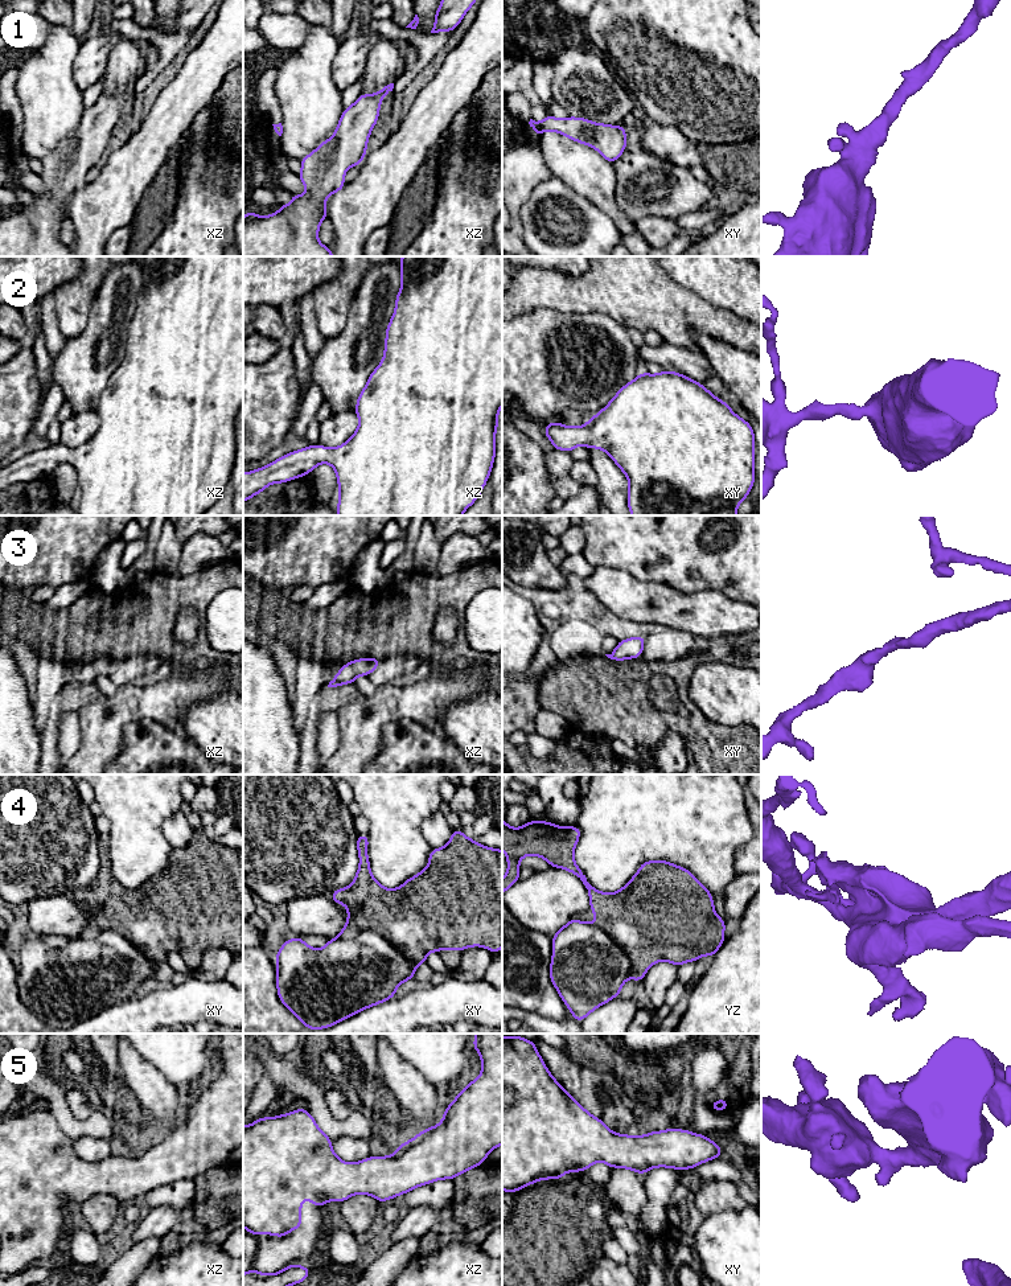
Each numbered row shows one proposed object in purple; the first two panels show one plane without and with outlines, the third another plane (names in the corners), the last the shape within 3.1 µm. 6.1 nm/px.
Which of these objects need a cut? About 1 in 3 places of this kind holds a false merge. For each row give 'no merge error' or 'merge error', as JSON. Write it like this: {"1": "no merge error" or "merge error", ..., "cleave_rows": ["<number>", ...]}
{"1": "no merge error", "2": "no merge error", "3": "no merge error", "4": "merge error", "5": "no merge error", "cleave_rows": ["4"]}

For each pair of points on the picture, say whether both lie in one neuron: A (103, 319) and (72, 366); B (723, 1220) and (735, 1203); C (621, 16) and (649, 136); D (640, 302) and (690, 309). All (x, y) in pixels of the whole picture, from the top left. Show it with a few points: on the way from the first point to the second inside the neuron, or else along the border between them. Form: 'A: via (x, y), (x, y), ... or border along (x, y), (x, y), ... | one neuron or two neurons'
A: via (101, 331), (83, 354) | one neuron
B: border along (747, 1204), (739, 1210), (720, 1210), (705, 1216) | two neurons
C: border along (653, 122), (661, 126), (674, 126), (682, 134) | two neurons
D: via (652, 302), (668, 308), (678, 308) | one neuron

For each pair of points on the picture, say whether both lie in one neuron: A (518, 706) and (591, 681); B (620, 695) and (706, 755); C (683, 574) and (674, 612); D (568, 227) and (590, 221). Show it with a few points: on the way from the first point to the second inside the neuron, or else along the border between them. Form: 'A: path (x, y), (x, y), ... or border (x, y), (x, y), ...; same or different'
A: border (534, 678), (538, 686), (538, 701), (542, 705); different
B: path (646, 722), (664, 723), (674, 728), (699, 728); same
C: border (649, 582), (665, 582), (685, 592), (711, 590); different
D: path (574, 227), (584, 226); same

